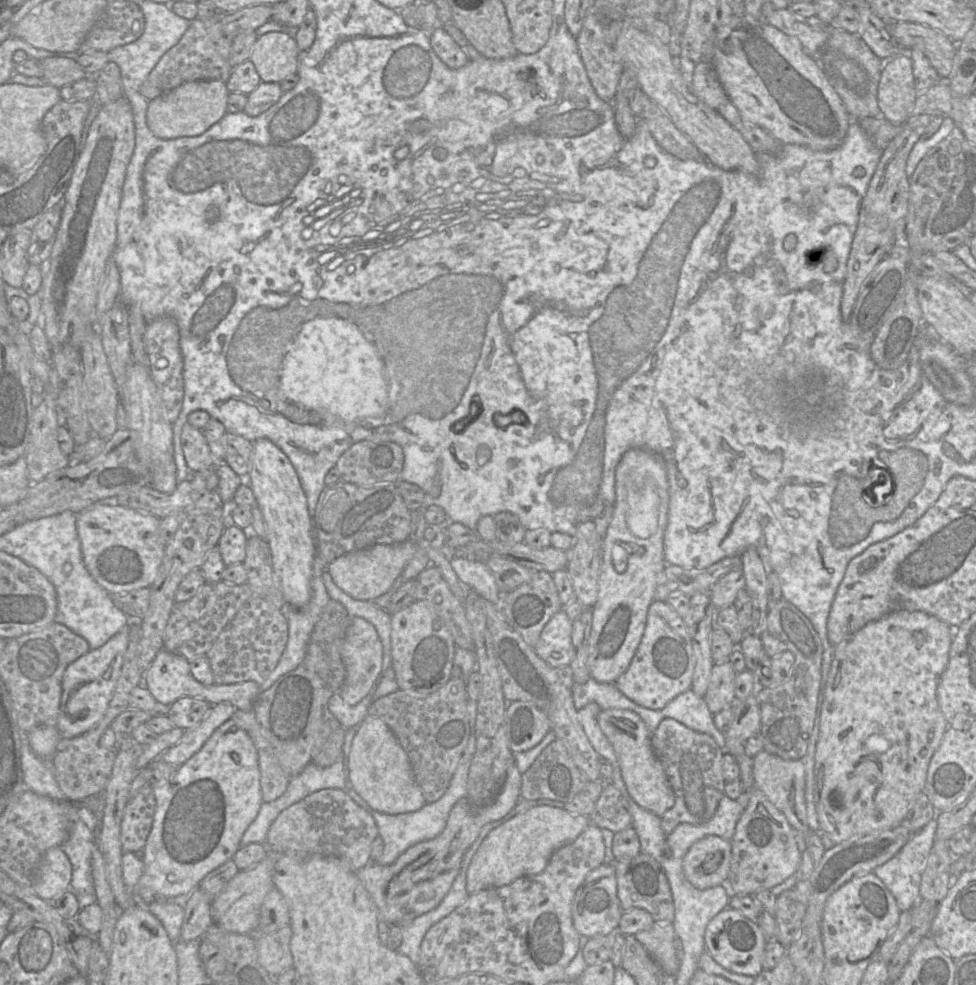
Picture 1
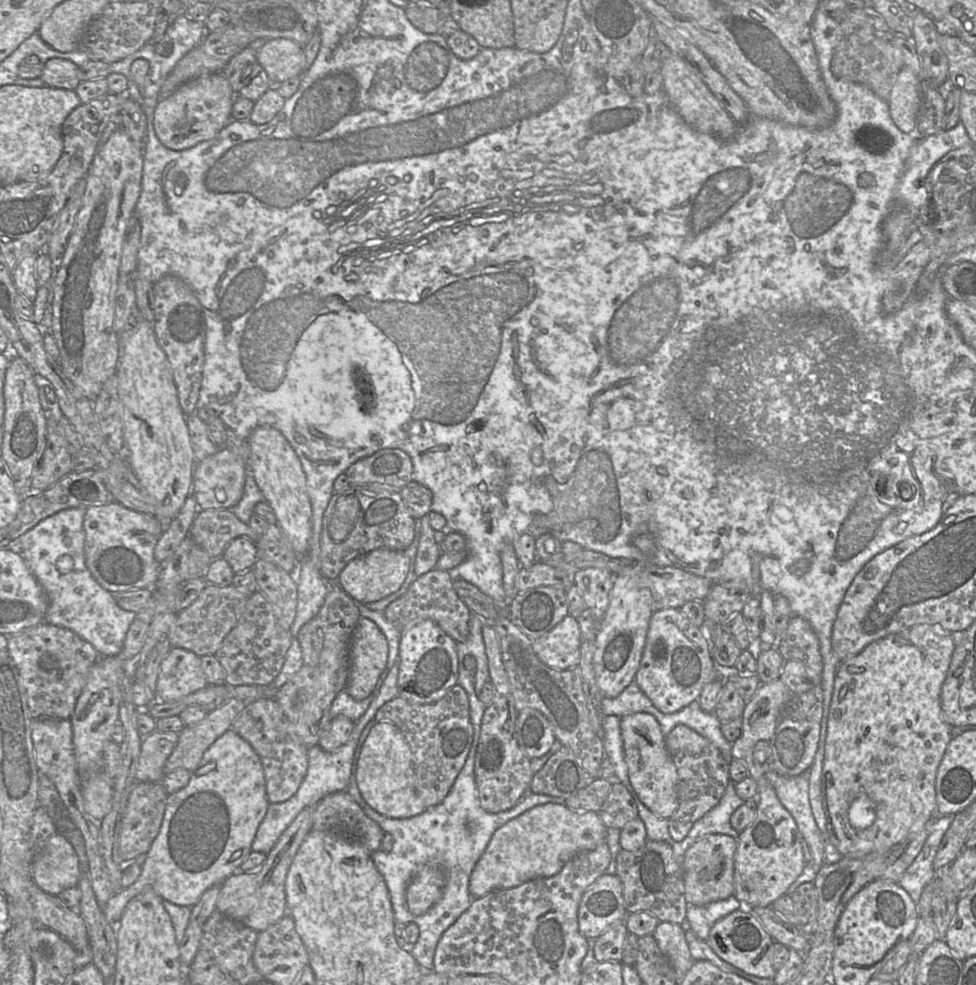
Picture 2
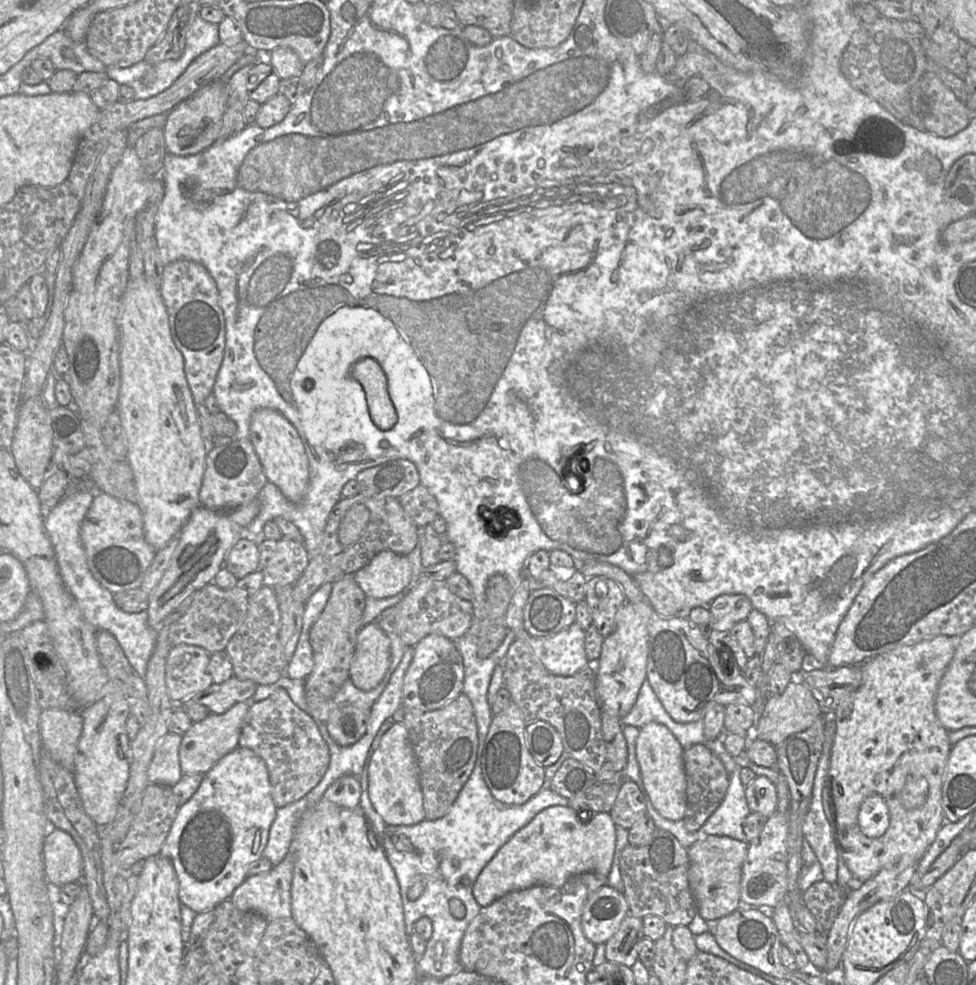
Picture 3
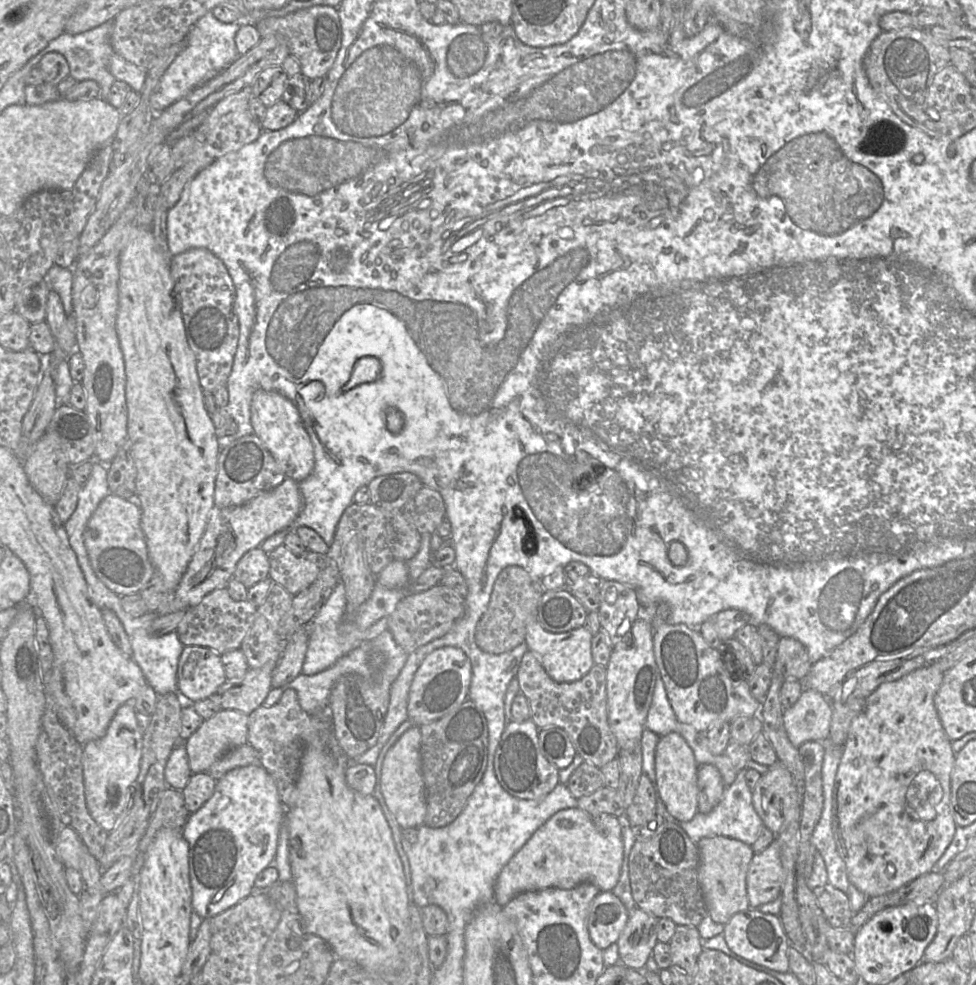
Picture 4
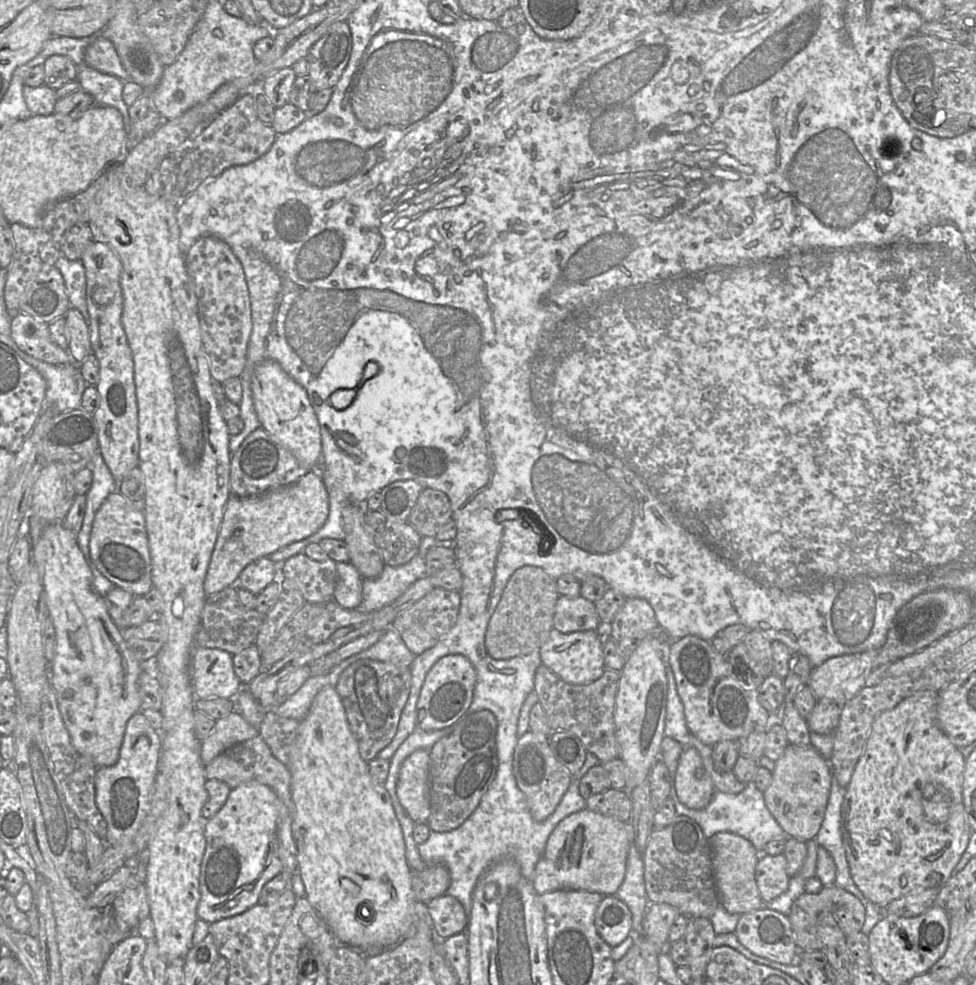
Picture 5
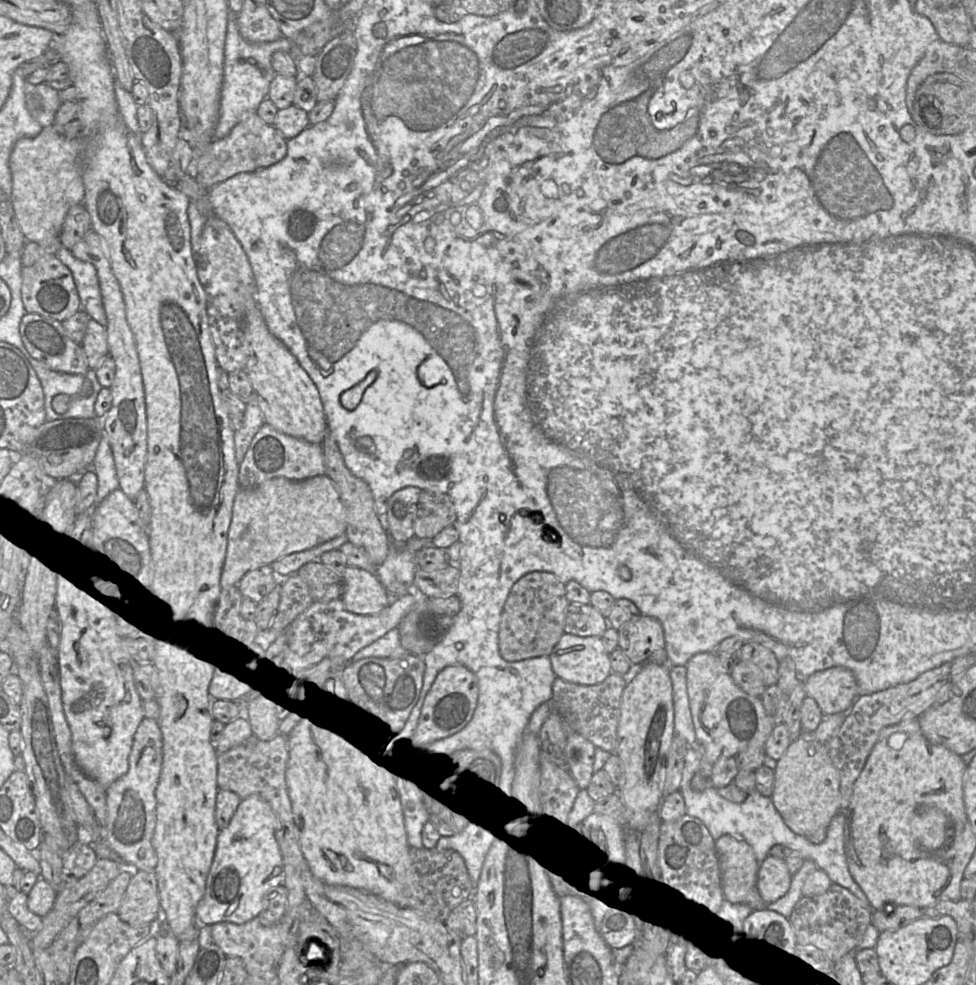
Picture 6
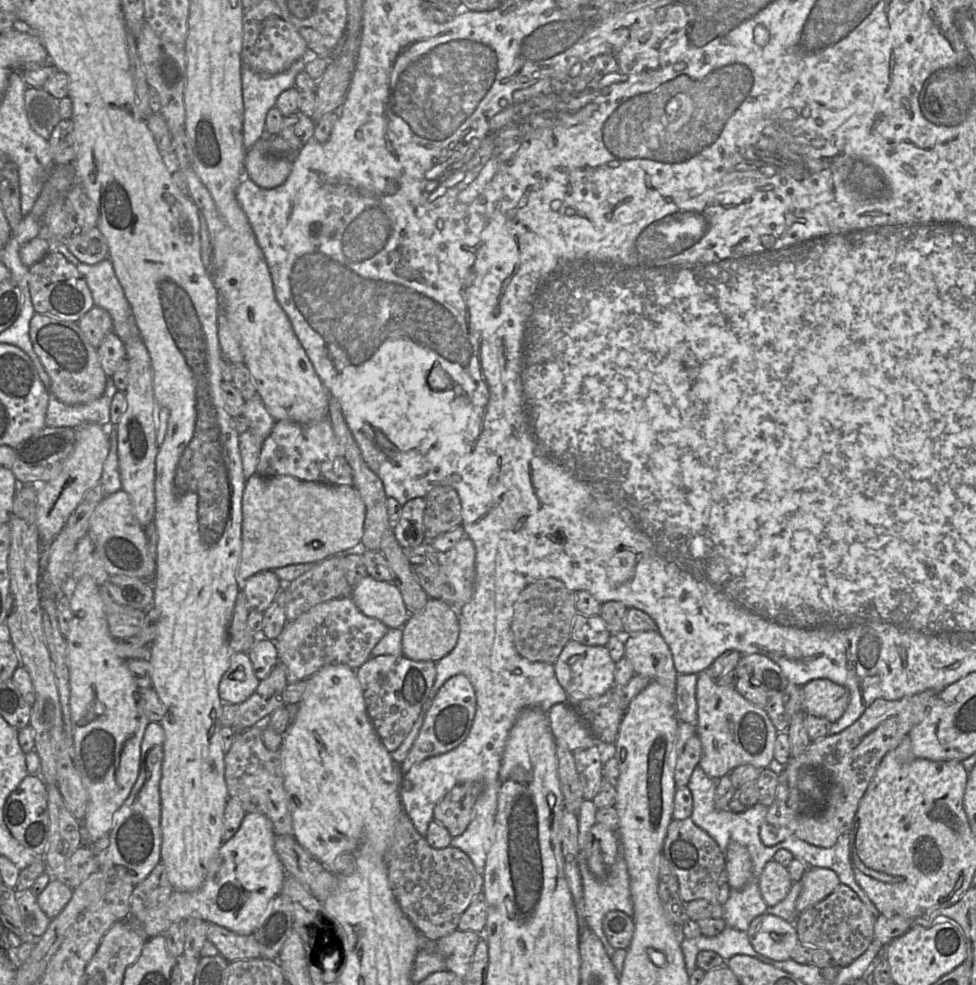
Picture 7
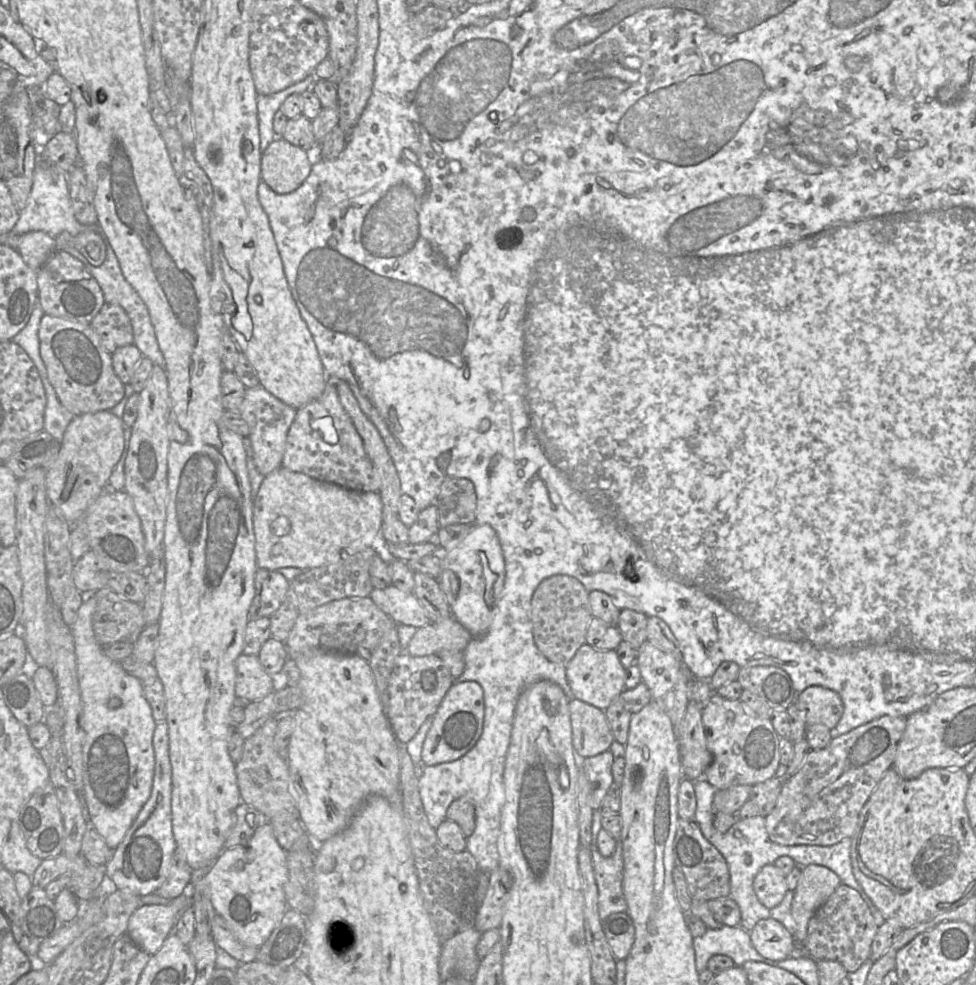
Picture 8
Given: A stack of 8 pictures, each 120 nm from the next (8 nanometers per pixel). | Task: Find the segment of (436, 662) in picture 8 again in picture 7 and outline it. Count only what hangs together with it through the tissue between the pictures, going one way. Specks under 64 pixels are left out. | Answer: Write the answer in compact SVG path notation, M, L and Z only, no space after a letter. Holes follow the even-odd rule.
M380 655L369 658L355 670L368 716L379 739L390 753L402 744L428 698L436 678L435 663L411 660L404 655Z

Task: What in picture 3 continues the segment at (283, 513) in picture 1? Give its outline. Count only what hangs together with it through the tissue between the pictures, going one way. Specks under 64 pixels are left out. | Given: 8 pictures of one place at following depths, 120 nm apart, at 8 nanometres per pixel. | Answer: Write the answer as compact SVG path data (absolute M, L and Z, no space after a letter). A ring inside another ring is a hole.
M259 408L251 416L249 438L269 482L290 502L299 503L309 484L309 459L295 427L278 411Z

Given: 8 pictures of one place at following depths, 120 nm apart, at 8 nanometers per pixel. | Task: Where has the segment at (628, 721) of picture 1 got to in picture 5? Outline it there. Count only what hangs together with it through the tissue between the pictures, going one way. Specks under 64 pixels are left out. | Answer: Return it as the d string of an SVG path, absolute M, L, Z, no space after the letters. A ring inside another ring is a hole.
M691 746L680 754L672 783L678 800L694 810L704 809L715 791L698 751Z

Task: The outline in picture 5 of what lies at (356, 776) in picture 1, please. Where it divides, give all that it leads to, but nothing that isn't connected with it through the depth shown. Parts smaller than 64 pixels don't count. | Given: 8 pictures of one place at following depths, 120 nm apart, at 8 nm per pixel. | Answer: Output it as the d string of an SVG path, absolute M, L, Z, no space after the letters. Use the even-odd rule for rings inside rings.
M418 749L409 755L401 764L397 779L397 798L415 824L427 823L430 815L430 757L425 749Z

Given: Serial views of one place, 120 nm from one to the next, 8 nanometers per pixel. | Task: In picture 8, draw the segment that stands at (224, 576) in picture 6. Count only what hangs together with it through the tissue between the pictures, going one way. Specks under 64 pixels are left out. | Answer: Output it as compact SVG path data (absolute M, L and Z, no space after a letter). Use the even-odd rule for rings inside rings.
M281 467L264 477L253 499L252 521L257 566L270 571L280 568L299 568L306 571L335 564L343 557L367 548L381 549L385 544L380 539L382 509L378 493L352 491Z

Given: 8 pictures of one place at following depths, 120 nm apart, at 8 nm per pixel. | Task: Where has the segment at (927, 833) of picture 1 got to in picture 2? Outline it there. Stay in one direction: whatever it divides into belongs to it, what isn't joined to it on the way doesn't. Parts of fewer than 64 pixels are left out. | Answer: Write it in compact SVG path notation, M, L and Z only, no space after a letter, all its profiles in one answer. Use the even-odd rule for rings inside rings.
M938 813L938 819L931 827L920 853L898 881L898 885L907 891L916 904L924 888L935 877L934 859L952 819L953 816L941 816Z

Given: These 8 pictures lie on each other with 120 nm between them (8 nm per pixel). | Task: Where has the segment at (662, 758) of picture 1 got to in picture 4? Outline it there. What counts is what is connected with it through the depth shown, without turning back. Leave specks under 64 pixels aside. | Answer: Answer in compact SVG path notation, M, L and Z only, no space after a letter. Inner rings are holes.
M711 764L697 768L698 813L709 813L722 799L726 785L719 770Z

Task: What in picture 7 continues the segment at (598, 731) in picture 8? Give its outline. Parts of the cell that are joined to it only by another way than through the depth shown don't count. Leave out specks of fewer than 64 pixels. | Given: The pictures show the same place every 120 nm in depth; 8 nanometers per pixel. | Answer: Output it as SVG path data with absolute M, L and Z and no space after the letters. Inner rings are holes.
M572 702L553 705L547 716L556 744L567 747L571 752L598 743Z

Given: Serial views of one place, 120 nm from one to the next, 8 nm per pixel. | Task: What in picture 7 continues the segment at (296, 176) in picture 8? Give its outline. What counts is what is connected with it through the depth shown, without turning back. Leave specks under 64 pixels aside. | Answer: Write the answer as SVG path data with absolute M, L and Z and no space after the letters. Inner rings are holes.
M262 138L248 149L245 159L245 177L265 189L282 185L289 177L293 158L274 154L267 150Z

